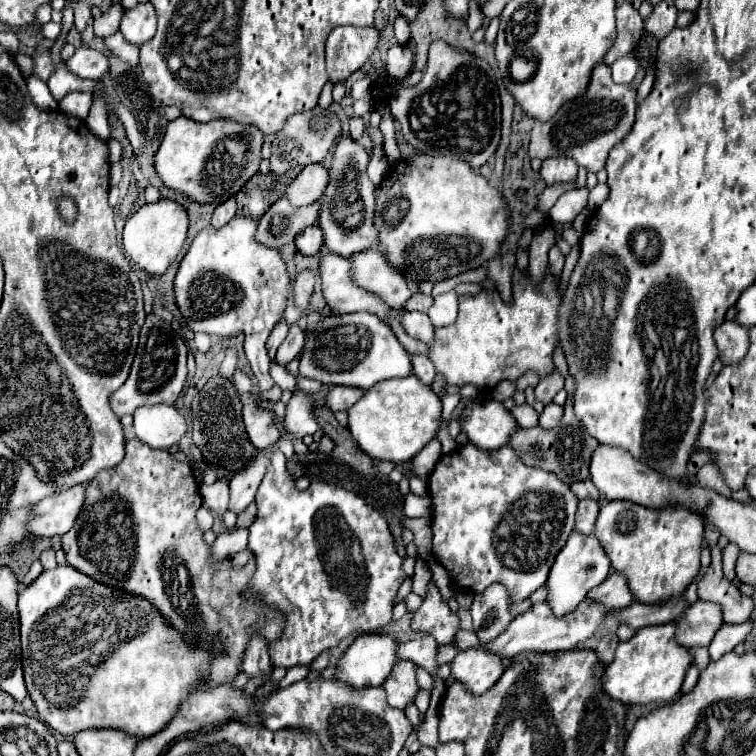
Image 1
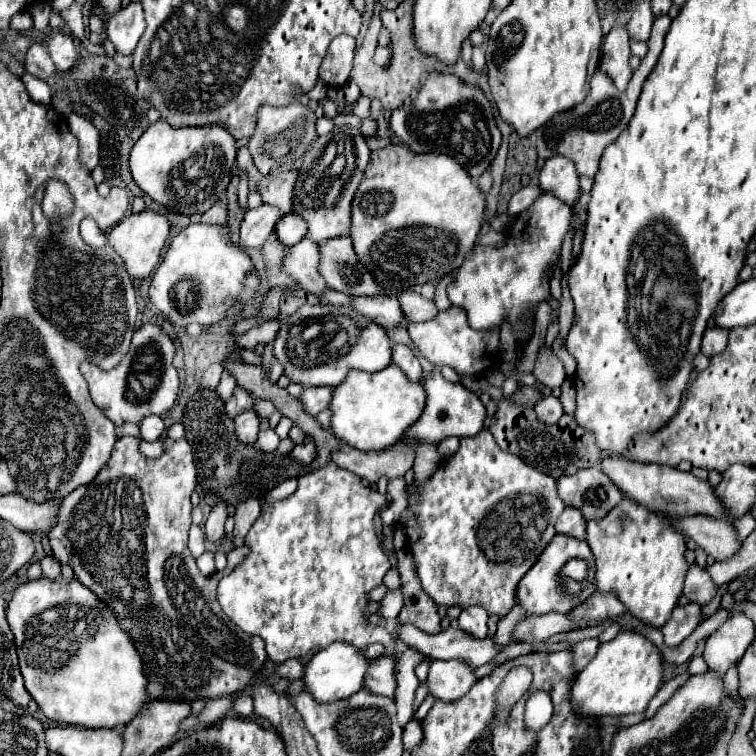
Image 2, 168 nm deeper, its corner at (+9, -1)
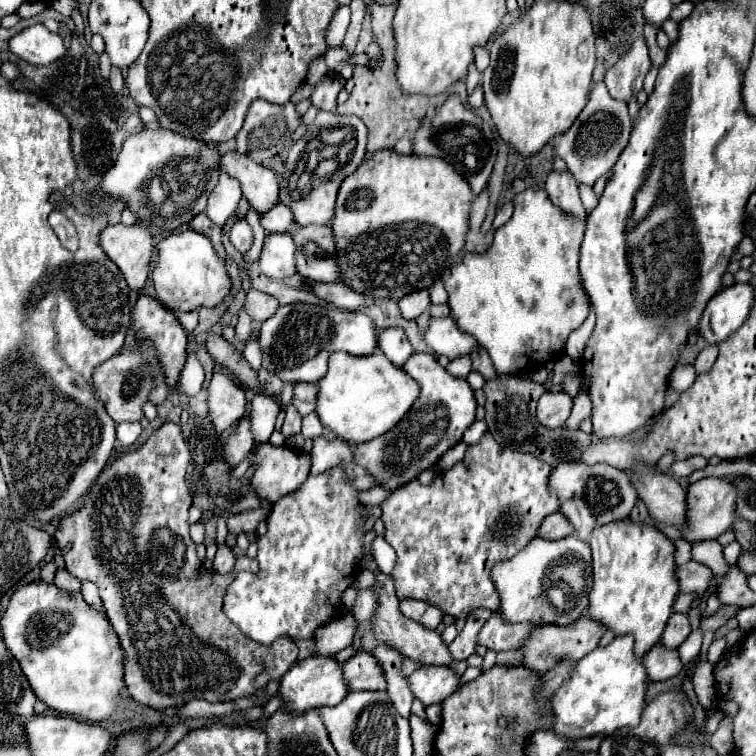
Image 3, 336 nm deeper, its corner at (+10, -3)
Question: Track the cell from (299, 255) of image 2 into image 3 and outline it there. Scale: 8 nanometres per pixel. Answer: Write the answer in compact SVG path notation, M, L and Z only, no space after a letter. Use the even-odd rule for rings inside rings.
M288 232L268 234L264 238L264 248L260 254L260 270L270 278L288 278L296 274L294 266L296 244Z

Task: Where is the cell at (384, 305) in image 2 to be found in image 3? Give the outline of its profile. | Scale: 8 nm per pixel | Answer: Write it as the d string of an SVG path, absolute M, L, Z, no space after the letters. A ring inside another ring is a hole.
M312 282L308 286L308 290L312 294L316 294L318 298L334 304L336 308L342 308L342 310L358 310L360 306L364 306L364 296L360 296L358 292L350 290L346 284L342 282Z

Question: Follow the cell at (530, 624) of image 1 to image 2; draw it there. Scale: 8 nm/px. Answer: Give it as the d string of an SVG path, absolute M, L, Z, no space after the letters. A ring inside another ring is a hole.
M405 624L399 628L401 640L409 646L425 654L429 660L465 660L471 666L483 666L491 662L499 652L503 652L507 646L497 646L495 638L483 638L477 640L465 630L459 628L447 628L439 634L427 634L411 624Z

